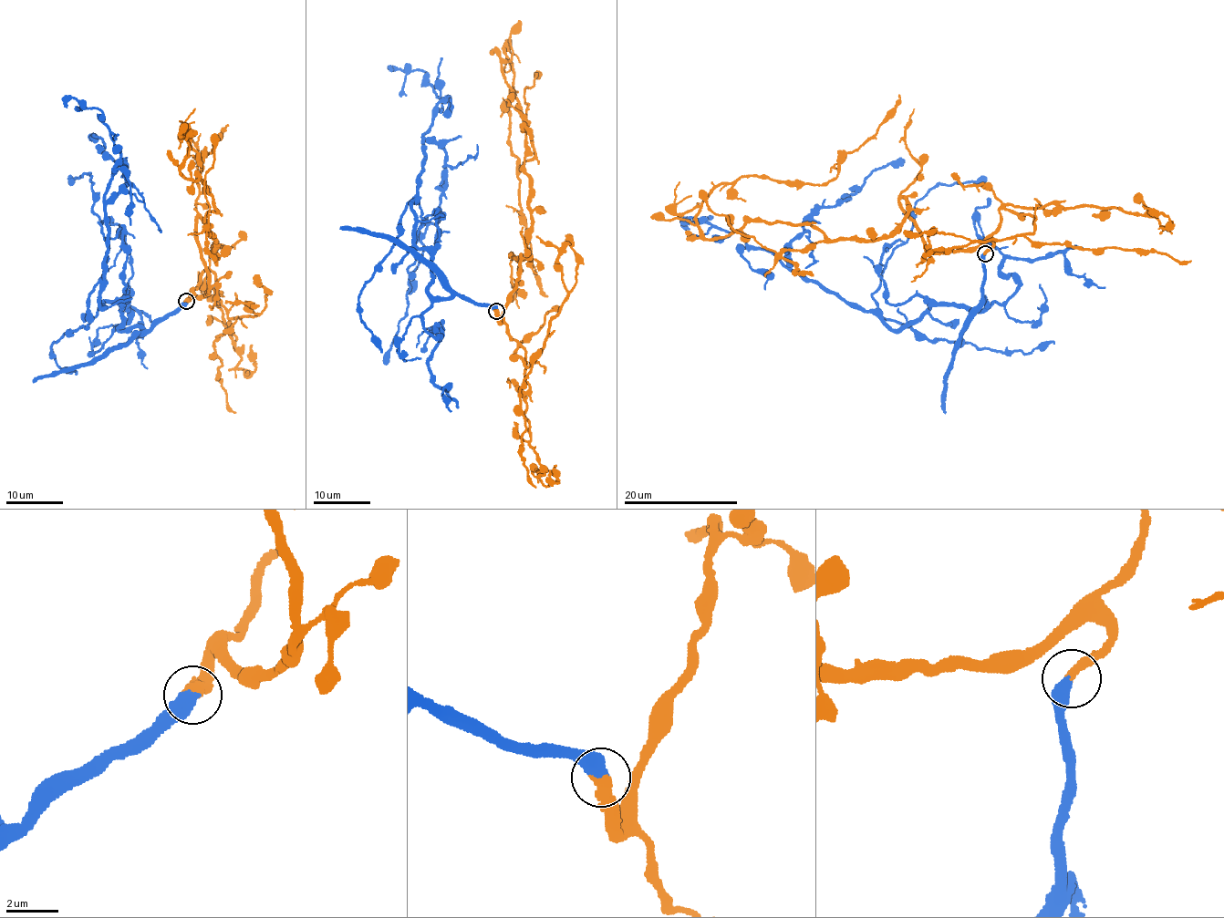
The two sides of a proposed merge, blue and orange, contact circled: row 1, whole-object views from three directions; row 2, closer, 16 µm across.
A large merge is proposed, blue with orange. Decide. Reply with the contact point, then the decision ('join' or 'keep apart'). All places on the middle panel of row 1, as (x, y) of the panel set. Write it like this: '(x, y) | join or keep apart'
(496, 311) | join

